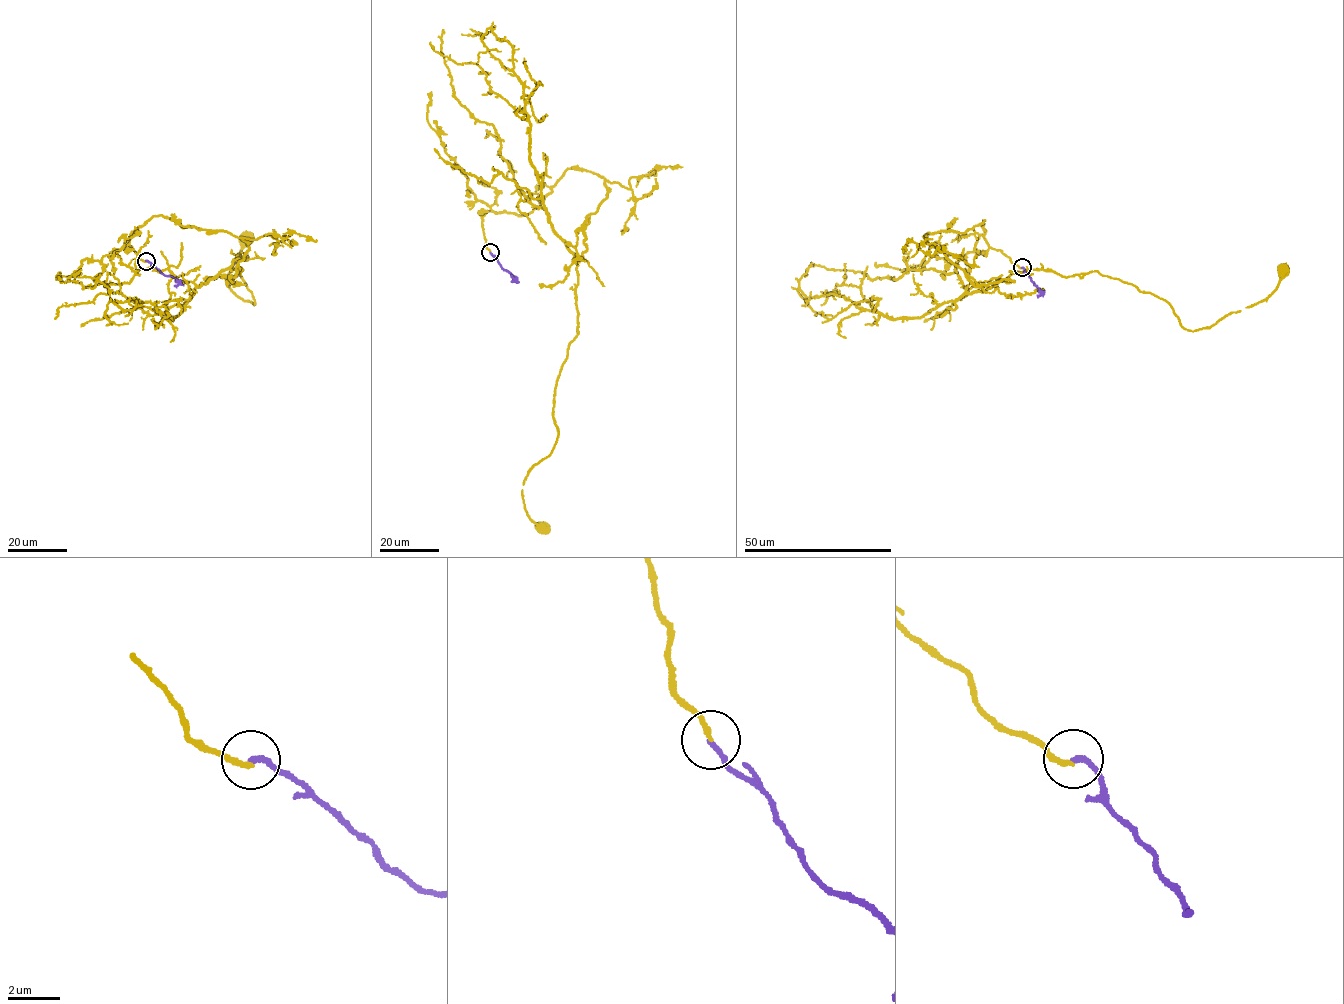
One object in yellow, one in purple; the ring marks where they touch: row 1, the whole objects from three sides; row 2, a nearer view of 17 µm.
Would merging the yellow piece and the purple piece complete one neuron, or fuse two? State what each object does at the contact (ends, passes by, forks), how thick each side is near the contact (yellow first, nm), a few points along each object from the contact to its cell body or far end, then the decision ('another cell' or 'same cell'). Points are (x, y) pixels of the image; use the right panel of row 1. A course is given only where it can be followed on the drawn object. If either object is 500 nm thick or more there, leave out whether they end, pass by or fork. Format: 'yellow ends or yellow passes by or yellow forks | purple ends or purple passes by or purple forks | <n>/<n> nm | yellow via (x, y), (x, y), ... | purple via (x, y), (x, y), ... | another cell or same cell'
yellow ends | purple ends | 180/200 nm | yellow via (1022, 267), (984, 220), (925, 236), (979, 285), (1096, 271), (1165, 299), (1191, 331), (1264, 300), (1284, 270) | purple via (1022, 267), (1039, 290), (1040, 294), (1037, 296) | same cell

